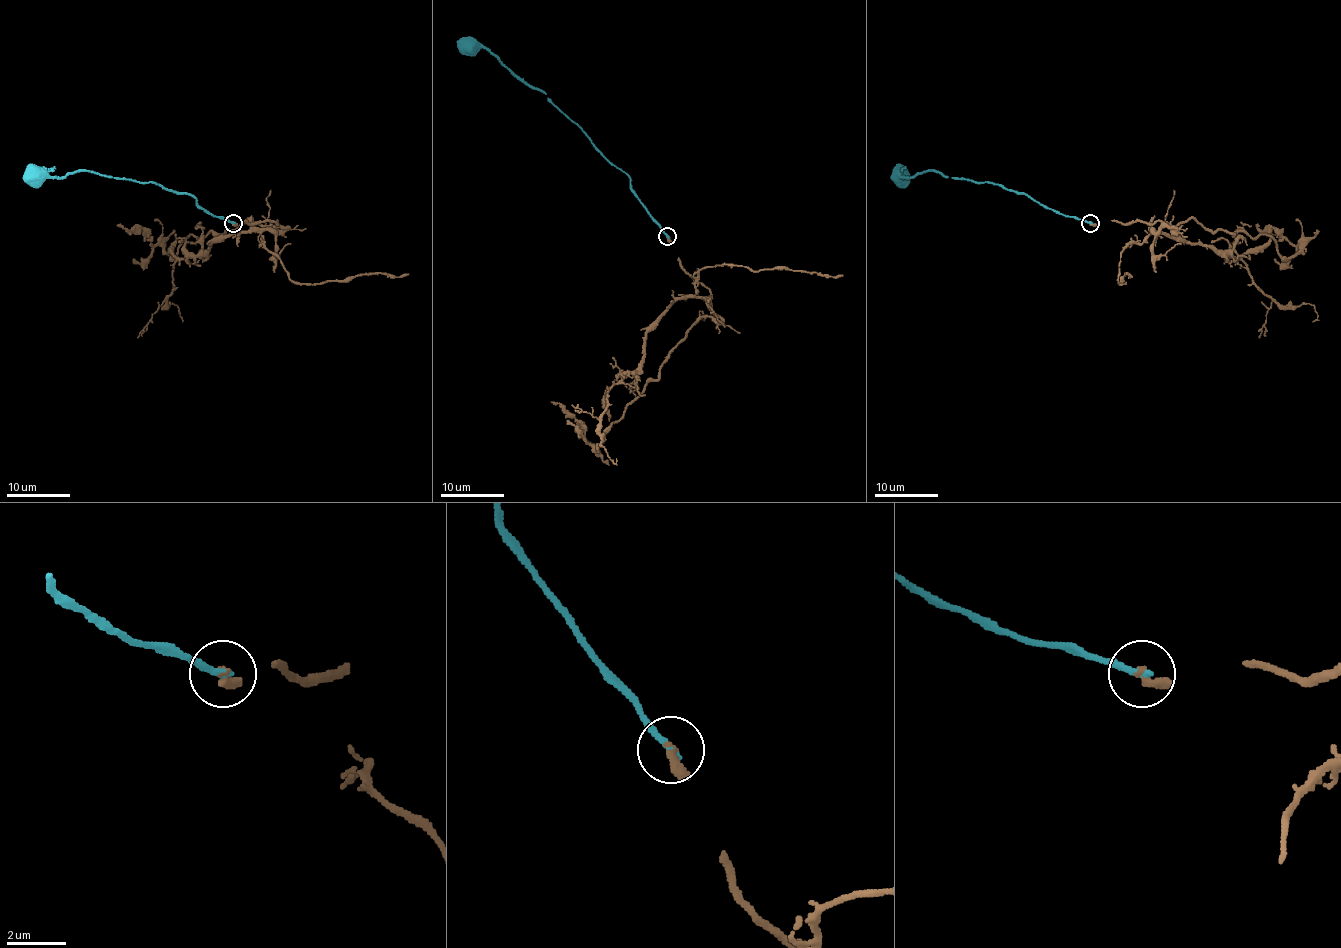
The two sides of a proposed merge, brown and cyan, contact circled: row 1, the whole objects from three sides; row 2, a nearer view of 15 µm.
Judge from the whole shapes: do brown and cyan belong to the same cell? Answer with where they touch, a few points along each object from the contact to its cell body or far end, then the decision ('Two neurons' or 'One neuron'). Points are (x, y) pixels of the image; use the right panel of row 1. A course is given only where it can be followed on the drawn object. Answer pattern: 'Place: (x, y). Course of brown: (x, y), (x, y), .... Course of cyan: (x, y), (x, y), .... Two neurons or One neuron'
Place: (1090, 223). Course of brown: (1089, 222), (1179, 225), (1191, 217), (1207, 229), (1268, 235), (1282, 257), (1300, 249), (1274, 229), (1255, 225). Course of cyan: (1089, 222), (1056, 213), (1000, 184), (947, 178), (939, 171), (898, 178). Two neurons

